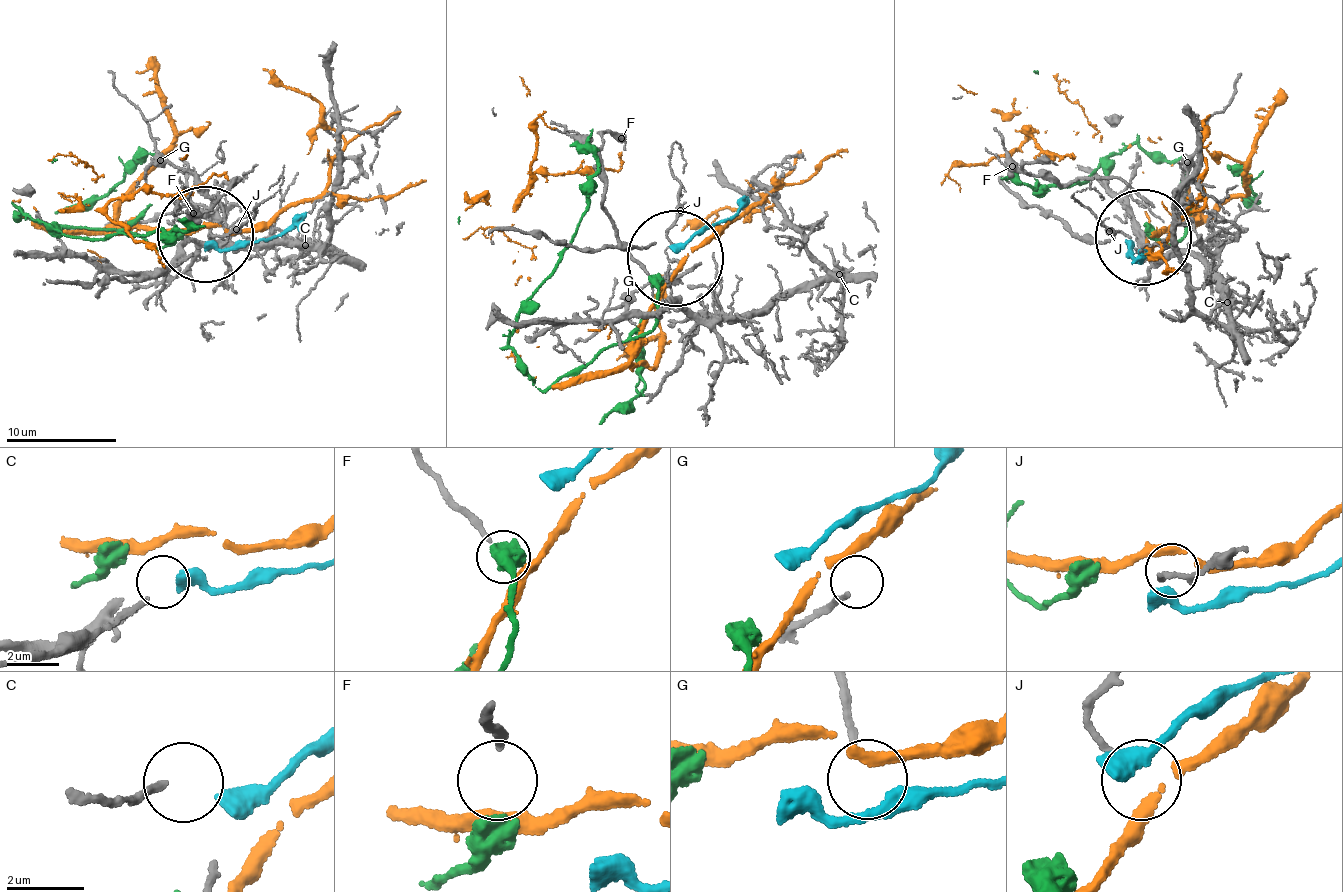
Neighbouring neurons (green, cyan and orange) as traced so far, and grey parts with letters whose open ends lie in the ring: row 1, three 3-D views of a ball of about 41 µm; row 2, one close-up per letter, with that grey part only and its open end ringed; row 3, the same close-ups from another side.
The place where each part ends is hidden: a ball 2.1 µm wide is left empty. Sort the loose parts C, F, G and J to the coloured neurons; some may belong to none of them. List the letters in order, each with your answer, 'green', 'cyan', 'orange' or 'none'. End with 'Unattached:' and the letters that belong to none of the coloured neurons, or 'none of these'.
C: cyan
F: none
G: none
J: orange
Unattached: F, G

